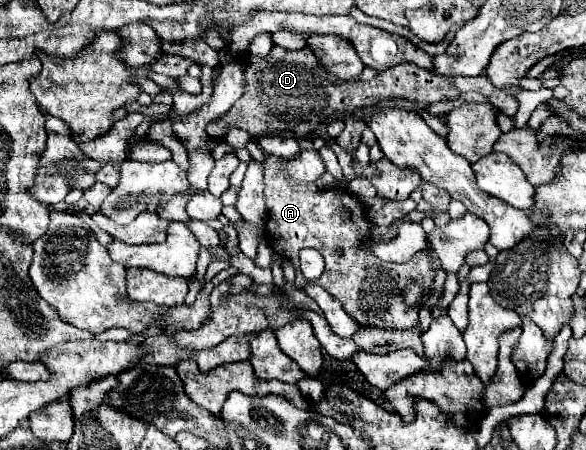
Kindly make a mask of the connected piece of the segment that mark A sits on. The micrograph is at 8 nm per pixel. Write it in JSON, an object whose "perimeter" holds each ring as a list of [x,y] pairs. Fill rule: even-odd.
{"perimeter":[[[266,157],[264,161],[264,197],[266,197],[266,207],[268,207],[268,221],[266,221],[266,231],[264,237],[268,241],[268,245],[272,247],[272,251],[276,251],[278,255],[286,257],[292,261],[294,269],[296,269],[296,283],[302,285],[302,273],[298,267],[298,253],[304,247],[312,247],[316,249],[324,261],[326,261],[326,269],[322,273],[322,277],[318,277],[318,285],[324,287],[334,299],[338,299],[344,307],[344,311],[362,327],[382,327],[382,329],[410,329],[414,325],[418,325],[418,307],[420,301],[416,301],[414,305],[406,303],[406,289],[410,287],[412,279],[414,283],[418,283],[418,287],[422,289],[422,295],[428,295],[430,285],[434,281],[434,273],[430,269],[430,259],[426,255],[426,251],[418,251],[410,261],[406,263],[390,263],[390,261],[382,261],[376,255],[372,255],[372,251],[368,249],[368,243],[374,241],[372,237],[372,223],[368,219],[368,211],[364,207],[364,203],[350,191],[340,191],[340,189],[318,189],[314,183],[310,185],[298,185],[288,181],[280,169],[278,169],[278,161],[280,157]],[[336,251],[342,251],[342,255],[338,257]]]}

